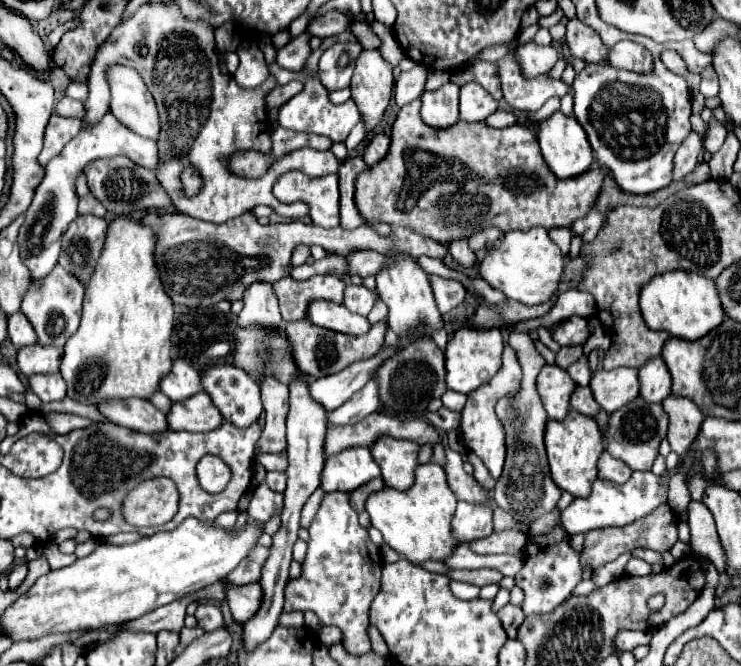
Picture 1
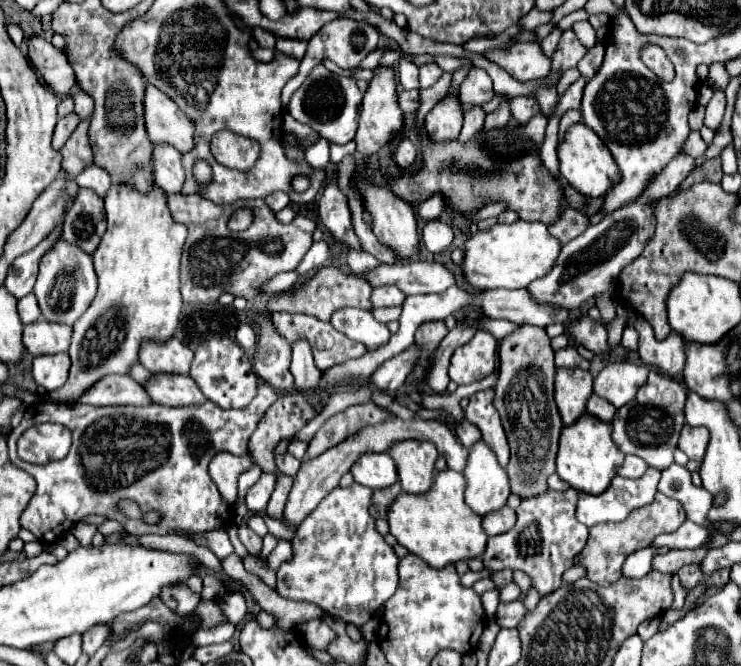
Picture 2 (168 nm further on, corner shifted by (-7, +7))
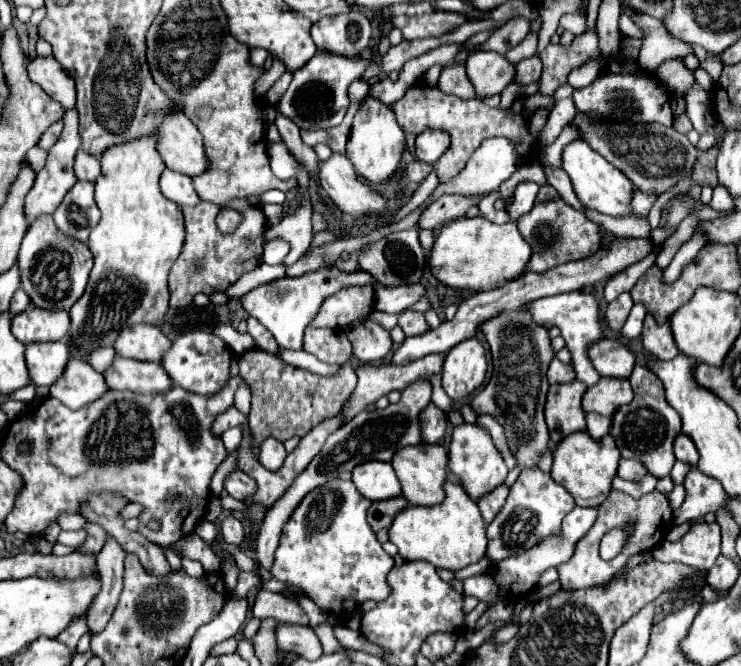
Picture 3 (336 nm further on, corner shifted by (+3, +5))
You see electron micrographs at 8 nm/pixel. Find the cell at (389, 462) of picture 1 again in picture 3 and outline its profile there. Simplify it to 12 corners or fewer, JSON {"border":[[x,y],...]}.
{"border":[[401,448],[391,466],[413,506],[445,500],[447,450]]}

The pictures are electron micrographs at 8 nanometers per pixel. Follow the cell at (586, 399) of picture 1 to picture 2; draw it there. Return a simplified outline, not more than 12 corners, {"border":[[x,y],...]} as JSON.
{"border":[[591,394],[587,412],[603,422],[611,422],[617,408]]}

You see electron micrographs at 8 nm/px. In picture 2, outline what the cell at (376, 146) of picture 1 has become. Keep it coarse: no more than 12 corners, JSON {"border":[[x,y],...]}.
{"border":[[403,138],[395,148],[395,164],[407,170],[417,160],[417,148]]}

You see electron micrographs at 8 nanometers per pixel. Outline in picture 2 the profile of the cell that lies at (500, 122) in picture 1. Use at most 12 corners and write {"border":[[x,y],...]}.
{"border":[[481,106],[465,112],[461,142],[477,136],[485,124]]}

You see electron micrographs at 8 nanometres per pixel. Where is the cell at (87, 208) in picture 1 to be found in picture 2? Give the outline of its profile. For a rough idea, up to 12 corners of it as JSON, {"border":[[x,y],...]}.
{"border":[[87,168],[75,180],[81,188],[95,190],[105,198],[111,186],[103,168]]}

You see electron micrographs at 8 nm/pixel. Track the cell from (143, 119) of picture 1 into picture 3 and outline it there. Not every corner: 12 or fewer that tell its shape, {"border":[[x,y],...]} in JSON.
{"border":[[185,114],[157,128],[169,170],[189,178],[211,162],[203,138]]}

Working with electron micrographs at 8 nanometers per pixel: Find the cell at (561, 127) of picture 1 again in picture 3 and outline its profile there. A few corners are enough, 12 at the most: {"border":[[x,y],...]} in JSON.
{"border":[[587,142],[565,148],[563,170],[587,208],[631,214],[635,186]]}

